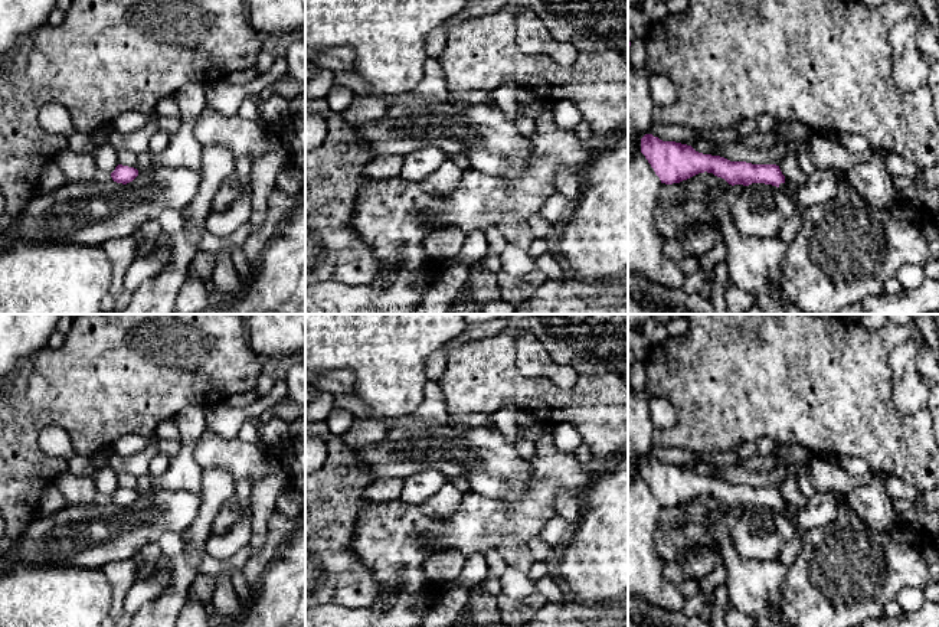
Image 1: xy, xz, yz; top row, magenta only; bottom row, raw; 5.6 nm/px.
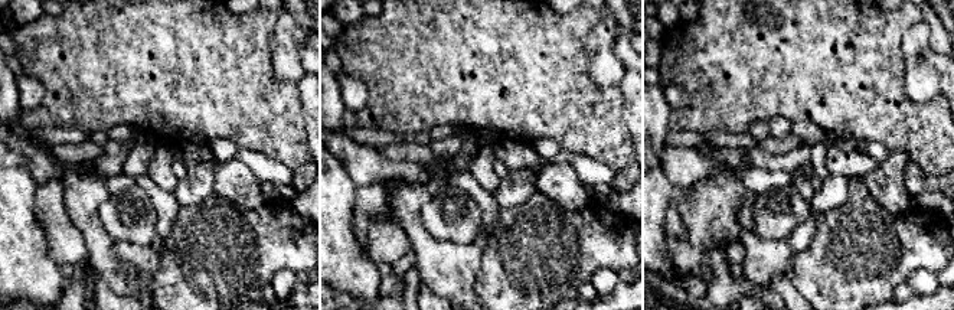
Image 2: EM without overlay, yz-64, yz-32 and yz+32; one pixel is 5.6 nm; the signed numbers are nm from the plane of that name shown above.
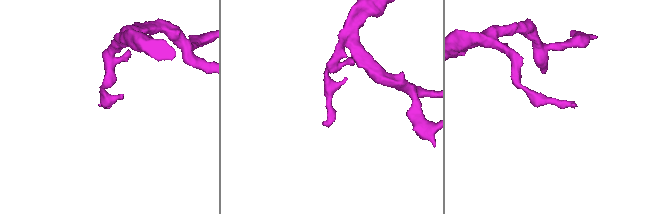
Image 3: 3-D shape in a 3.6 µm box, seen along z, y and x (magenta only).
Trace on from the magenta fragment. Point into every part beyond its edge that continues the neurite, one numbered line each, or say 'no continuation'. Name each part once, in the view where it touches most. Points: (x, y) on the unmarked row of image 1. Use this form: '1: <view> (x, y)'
1: yz (792, 518)

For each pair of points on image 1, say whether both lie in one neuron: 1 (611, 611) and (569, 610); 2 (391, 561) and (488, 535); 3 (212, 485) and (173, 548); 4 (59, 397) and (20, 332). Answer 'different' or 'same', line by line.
1: same
2: same
3: different
4: different

